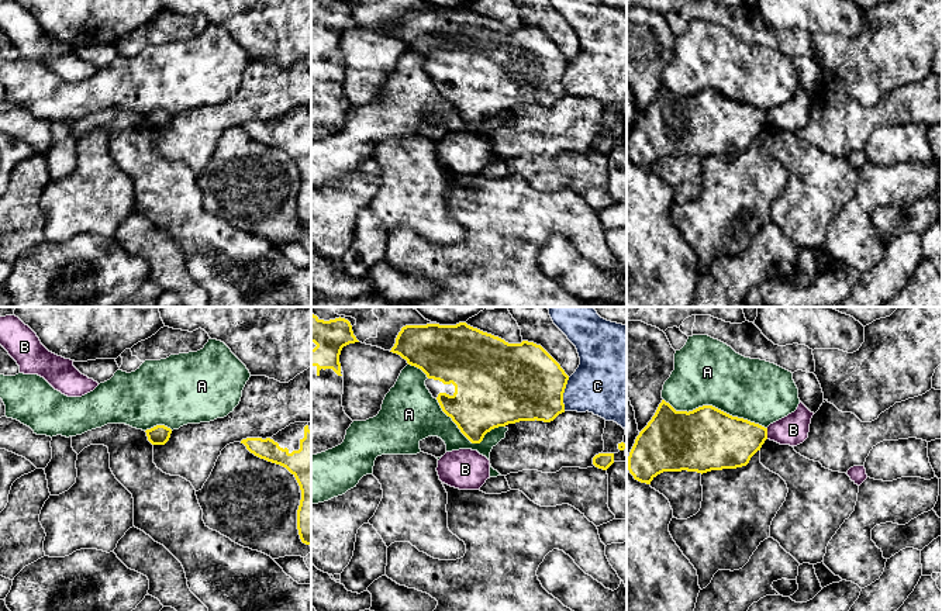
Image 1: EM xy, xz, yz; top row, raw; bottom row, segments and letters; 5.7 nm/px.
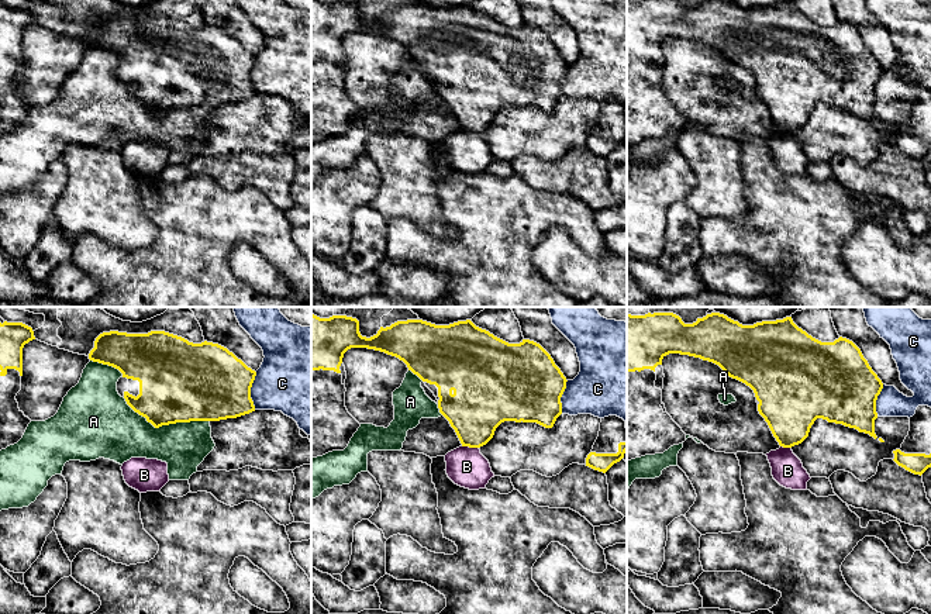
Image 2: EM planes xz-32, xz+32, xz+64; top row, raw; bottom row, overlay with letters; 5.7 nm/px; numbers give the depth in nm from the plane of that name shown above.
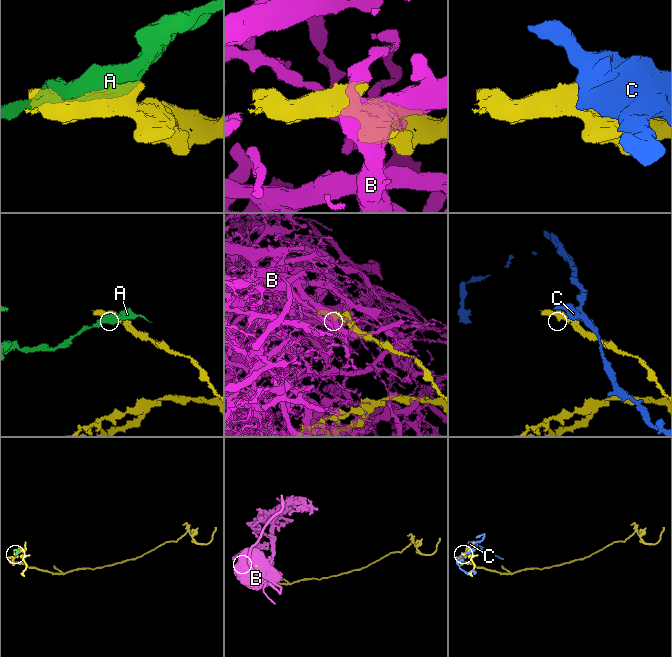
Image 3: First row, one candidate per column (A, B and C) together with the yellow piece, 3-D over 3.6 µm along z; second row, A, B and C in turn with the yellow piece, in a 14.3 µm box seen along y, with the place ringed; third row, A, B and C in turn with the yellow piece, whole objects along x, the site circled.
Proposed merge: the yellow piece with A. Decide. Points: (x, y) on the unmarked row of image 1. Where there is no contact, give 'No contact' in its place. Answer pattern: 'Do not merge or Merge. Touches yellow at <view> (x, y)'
Do not merge. Touches yellow at yz (714, 92)

